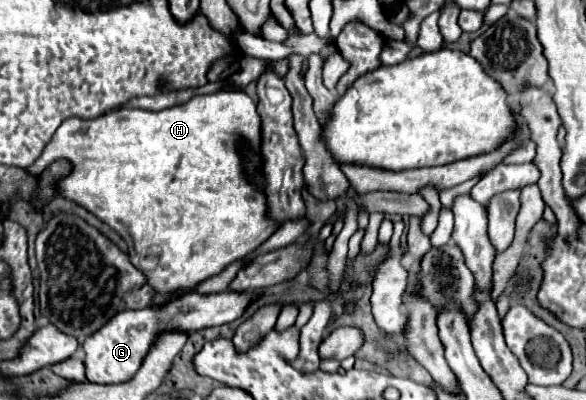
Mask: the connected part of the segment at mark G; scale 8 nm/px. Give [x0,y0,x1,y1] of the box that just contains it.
[84,290,254,384]

